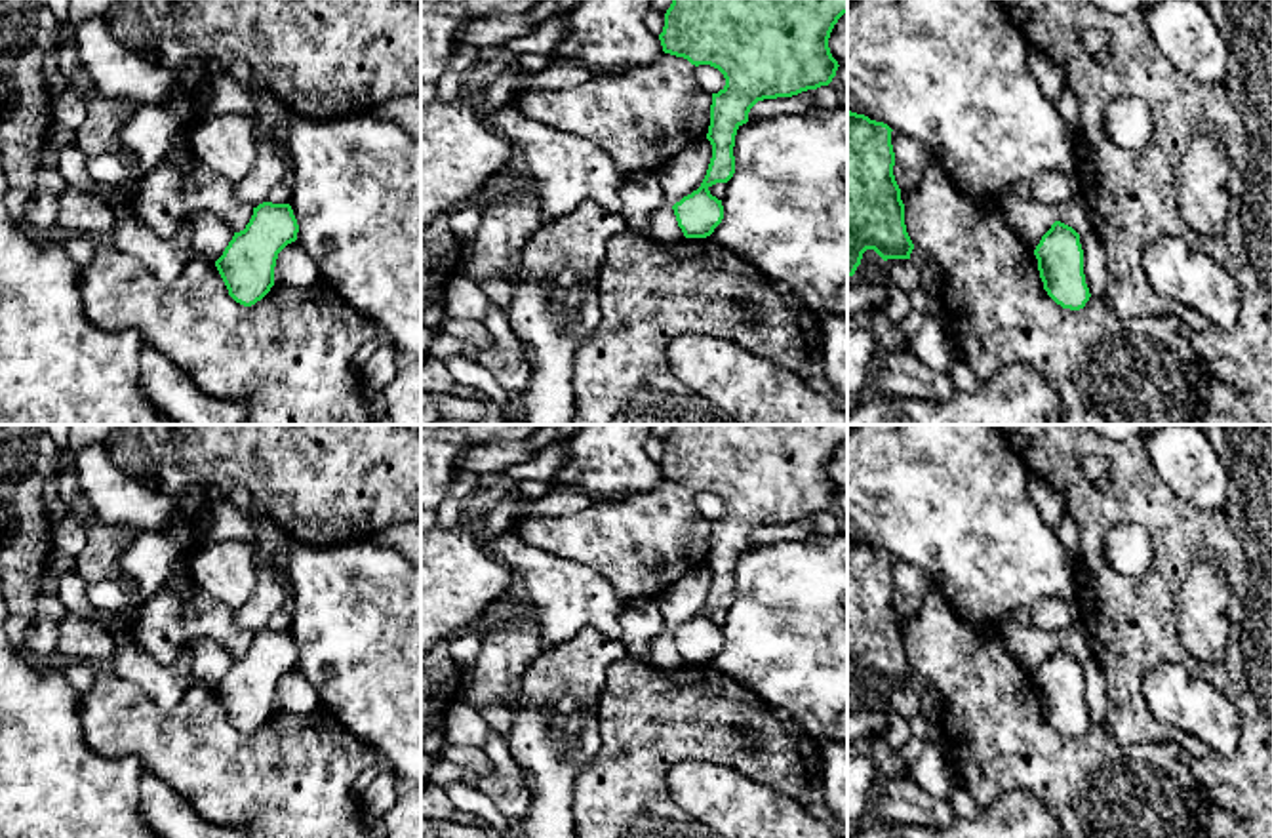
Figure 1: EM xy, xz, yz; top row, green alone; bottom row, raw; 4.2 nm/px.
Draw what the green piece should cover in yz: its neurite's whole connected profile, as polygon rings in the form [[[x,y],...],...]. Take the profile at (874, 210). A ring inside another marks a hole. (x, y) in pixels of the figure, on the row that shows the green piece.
[[[847,110],[847,276],[855,274],[866,249],[874,249],[884,261],[910,259],[914,249],[904,225],[901,189],[893,175],[891,131],[884,122]]]

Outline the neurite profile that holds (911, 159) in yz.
[[[891,131],[891,145],[895,152],[893,175],[901,189],[901,200],[904,204],[920,183],[922,171],[931,162],[937,162],[937,154],[929,147],[916,143],[899,131]]]

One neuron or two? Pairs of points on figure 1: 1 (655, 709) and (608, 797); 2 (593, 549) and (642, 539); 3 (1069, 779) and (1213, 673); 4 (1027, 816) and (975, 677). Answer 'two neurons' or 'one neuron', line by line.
1: one neuron
2: one neuron
3: two neurons
4: two neurons

